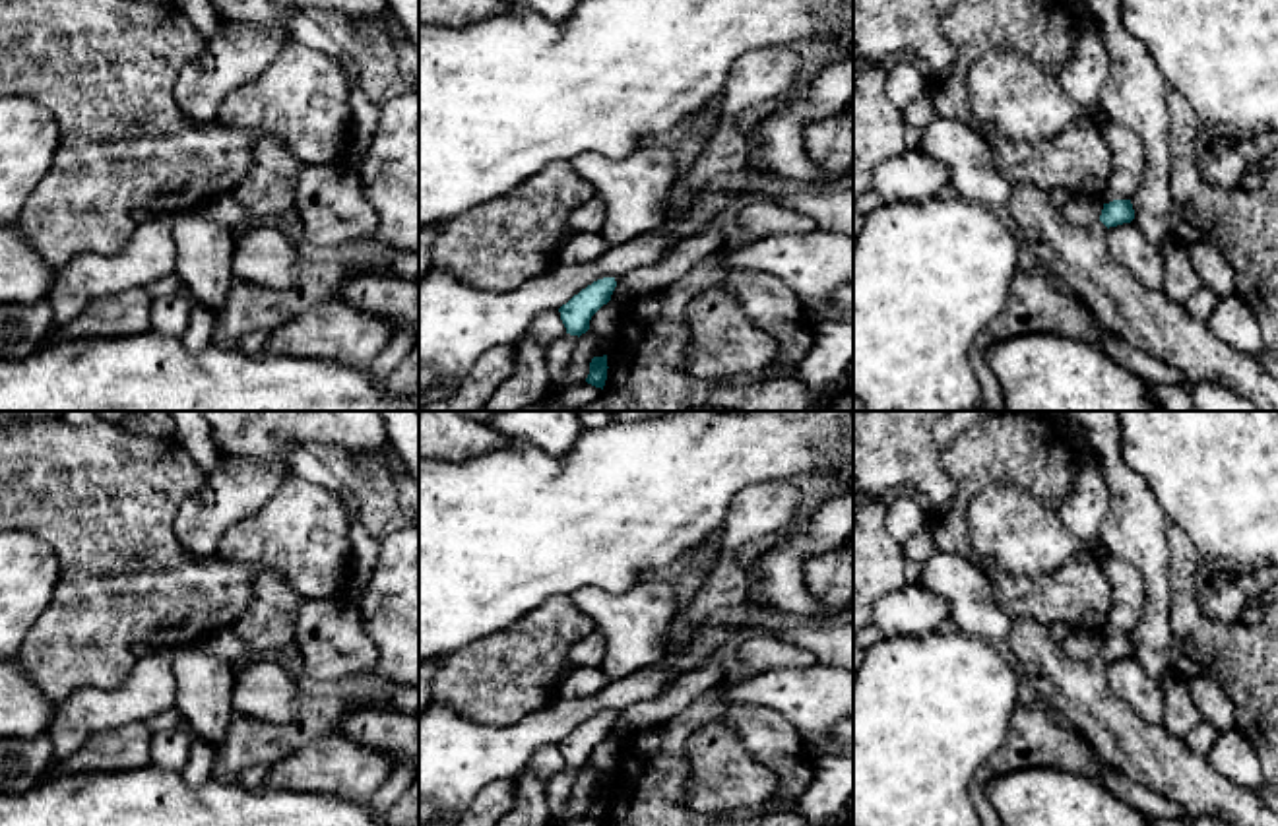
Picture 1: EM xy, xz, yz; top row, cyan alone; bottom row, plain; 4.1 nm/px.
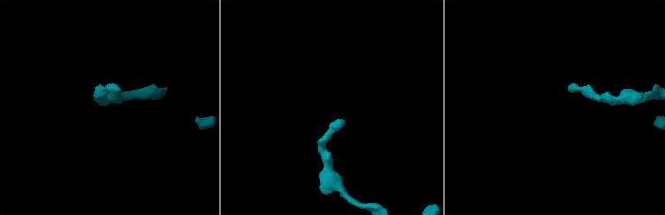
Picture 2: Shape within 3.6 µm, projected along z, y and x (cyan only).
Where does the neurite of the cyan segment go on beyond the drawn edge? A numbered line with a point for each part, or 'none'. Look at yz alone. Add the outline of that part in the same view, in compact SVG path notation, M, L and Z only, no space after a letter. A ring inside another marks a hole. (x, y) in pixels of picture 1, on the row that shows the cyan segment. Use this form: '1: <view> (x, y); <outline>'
none

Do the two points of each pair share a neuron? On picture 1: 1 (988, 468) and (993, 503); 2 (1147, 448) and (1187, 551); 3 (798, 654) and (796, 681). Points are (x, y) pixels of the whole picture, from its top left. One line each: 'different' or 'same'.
1: different
2: different
3: different

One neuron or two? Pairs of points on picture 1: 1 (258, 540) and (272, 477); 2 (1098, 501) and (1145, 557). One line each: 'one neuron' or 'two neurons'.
1: two neurons
2: two neurons

